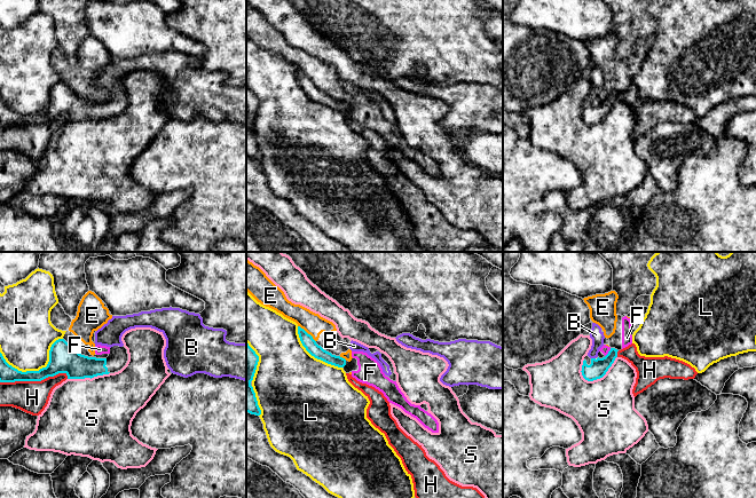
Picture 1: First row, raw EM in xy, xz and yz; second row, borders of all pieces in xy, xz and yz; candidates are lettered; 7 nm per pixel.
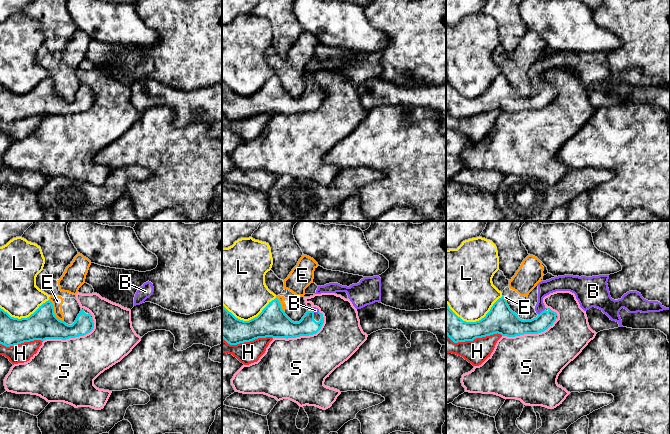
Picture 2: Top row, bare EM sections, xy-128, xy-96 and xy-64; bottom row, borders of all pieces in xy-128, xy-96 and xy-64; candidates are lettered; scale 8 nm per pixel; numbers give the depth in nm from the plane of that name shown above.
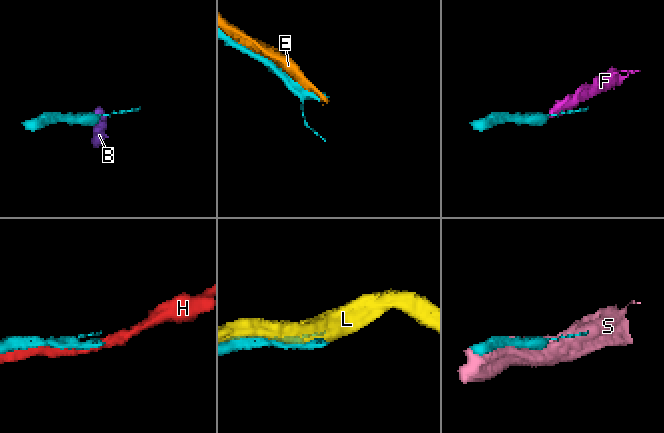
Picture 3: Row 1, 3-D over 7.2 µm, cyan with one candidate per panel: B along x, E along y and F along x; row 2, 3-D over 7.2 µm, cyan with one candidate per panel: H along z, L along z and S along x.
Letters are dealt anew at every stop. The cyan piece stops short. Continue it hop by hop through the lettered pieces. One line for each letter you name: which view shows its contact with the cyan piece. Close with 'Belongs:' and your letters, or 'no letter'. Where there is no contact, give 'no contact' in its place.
B: meets cyan in yz
Belongs: B

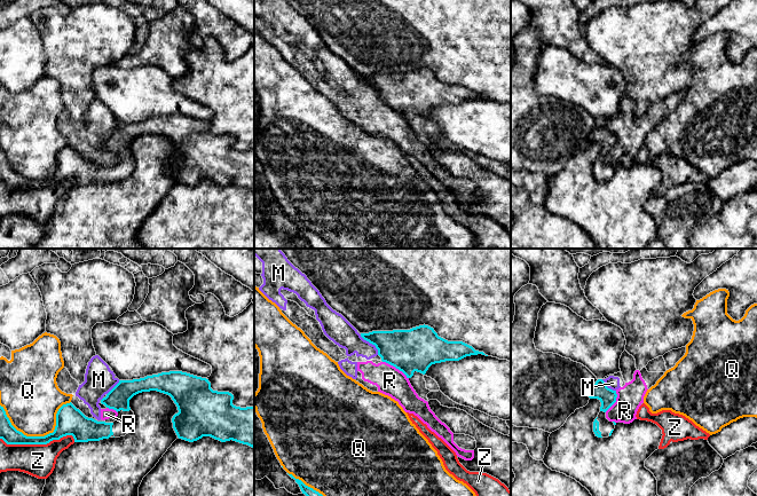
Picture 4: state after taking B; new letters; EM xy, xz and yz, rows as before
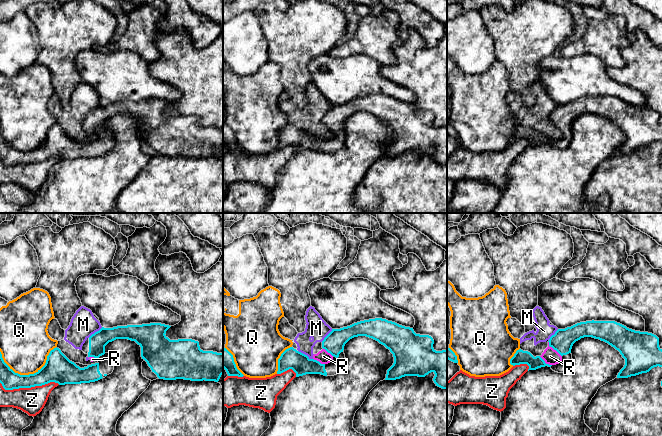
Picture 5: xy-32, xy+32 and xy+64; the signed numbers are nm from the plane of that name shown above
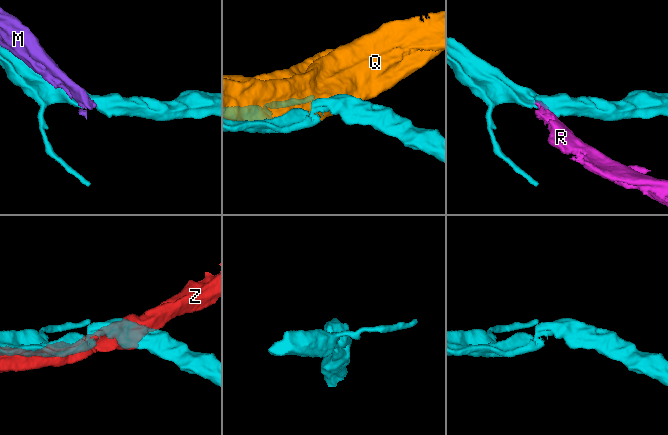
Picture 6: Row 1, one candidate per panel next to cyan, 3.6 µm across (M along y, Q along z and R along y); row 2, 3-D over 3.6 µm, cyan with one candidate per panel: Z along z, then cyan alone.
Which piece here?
Belongs: no letter

